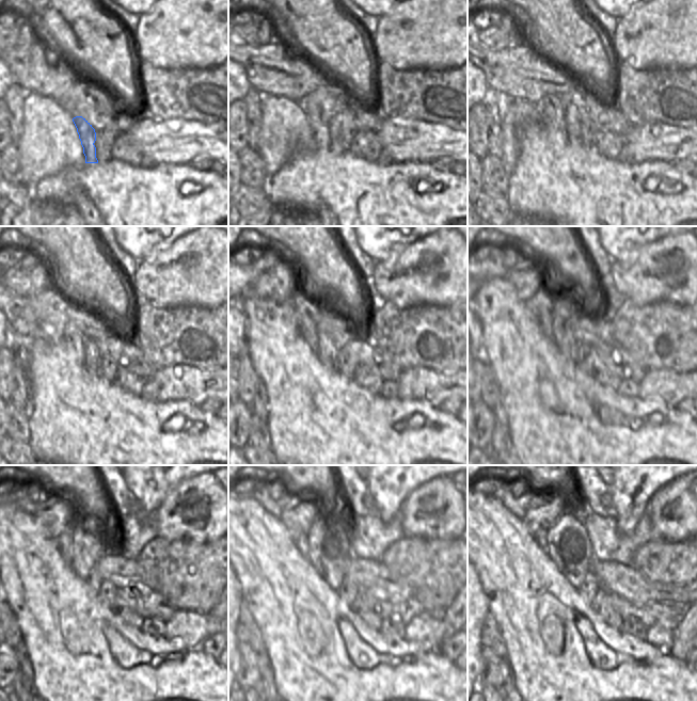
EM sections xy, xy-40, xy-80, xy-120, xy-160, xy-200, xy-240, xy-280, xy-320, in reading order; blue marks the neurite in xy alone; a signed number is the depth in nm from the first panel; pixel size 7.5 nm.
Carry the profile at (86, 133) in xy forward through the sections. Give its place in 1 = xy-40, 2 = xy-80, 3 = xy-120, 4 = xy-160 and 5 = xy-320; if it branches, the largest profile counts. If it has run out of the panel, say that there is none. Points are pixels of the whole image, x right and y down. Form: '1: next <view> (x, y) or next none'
1: next xy-40 (319, 126)
2: next xy-80 (551, 108)
3: next xy-120 (72, 337)
4: next xy-160 (303, 305)
5: next xy-320 (540, 536)

